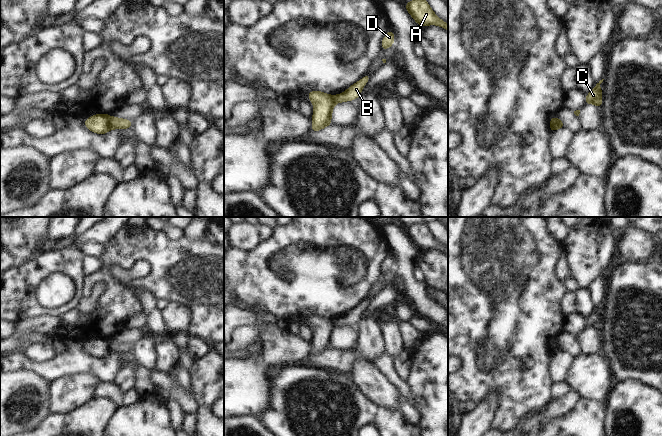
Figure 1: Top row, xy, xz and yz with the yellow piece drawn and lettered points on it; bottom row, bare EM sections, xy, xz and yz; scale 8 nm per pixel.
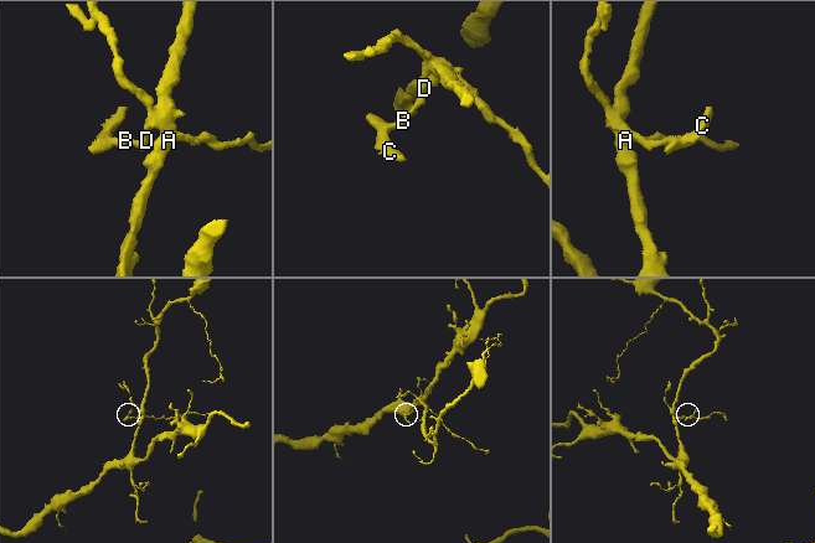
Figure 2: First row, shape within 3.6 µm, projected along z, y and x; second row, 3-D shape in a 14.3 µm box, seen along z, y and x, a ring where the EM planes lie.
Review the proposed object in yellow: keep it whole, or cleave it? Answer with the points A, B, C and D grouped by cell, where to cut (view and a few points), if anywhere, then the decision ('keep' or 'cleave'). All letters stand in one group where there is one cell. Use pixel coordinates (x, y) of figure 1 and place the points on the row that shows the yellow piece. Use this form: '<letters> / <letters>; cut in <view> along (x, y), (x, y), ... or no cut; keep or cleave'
A B D / C; cut in yz along (556, 117), (557, 124), (551, 127); cleave

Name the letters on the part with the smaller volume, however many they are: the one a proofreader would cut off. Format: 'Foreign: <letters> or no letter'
Foreign: C

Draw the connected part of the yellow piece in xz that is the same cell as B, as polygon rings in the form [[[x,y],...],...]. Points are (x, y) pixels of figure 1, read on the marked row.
[[[368,73],[361,80],[357,81],[355,84],[351,85],[346,91],[341,94],[334,96],[335,103],[341,103],[345,101],[352,101],[360,96],[360,93],[366,83],[369,81],[371,75]]]

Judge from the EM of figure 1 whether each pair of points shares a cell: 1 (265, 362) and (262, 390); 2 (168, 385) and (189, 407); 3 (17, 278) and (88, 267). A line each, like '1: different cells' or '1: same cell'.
1: same cell
2: same cell
3: different cells

